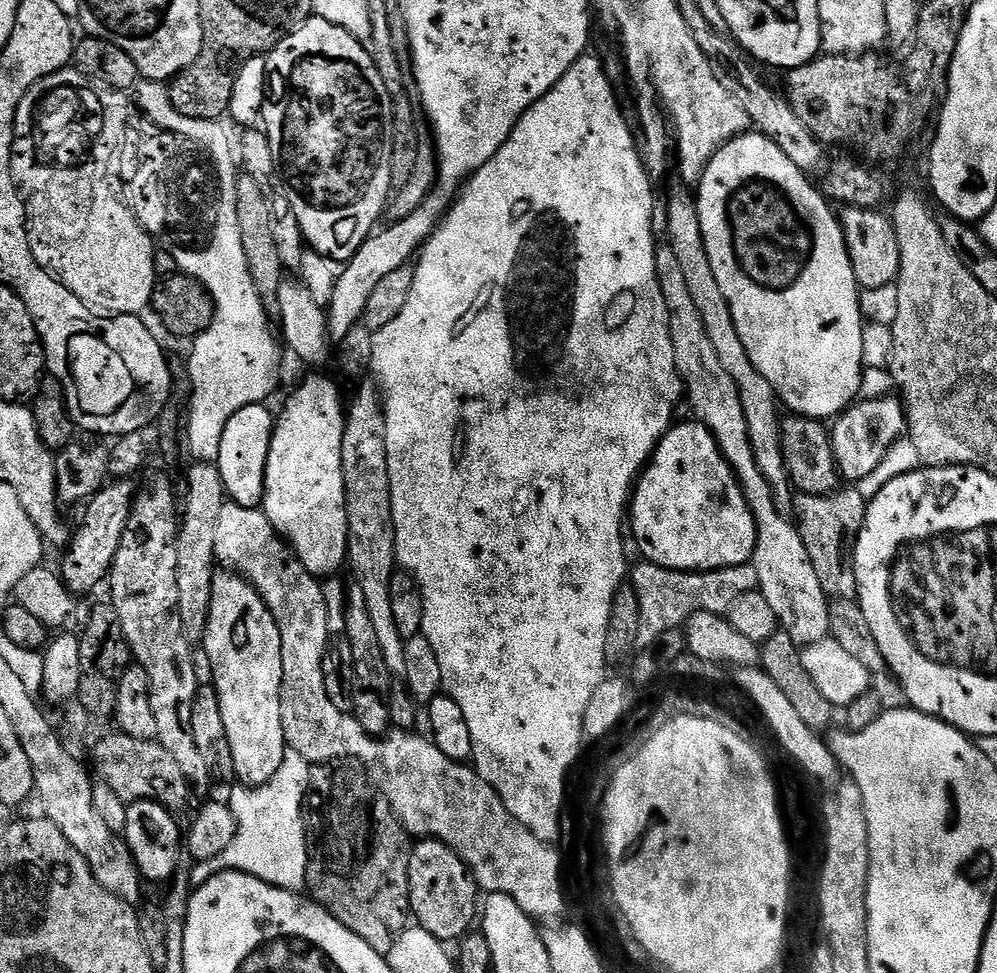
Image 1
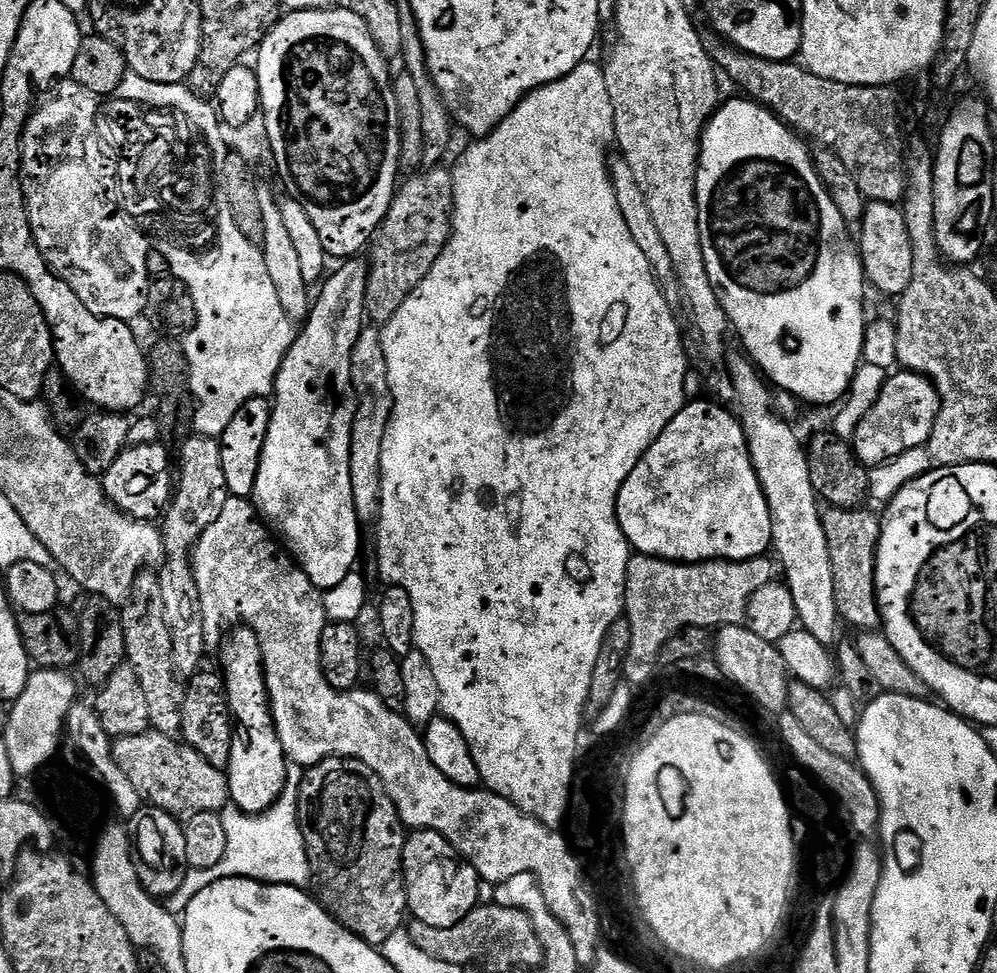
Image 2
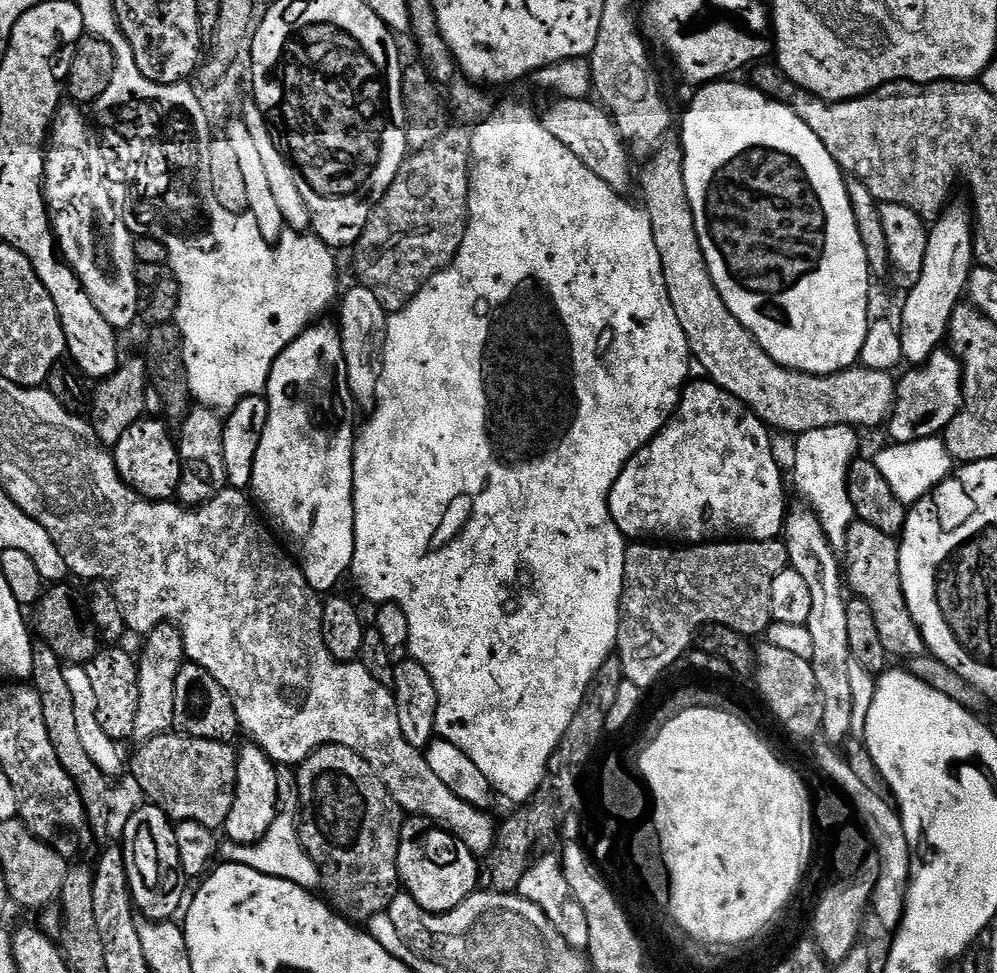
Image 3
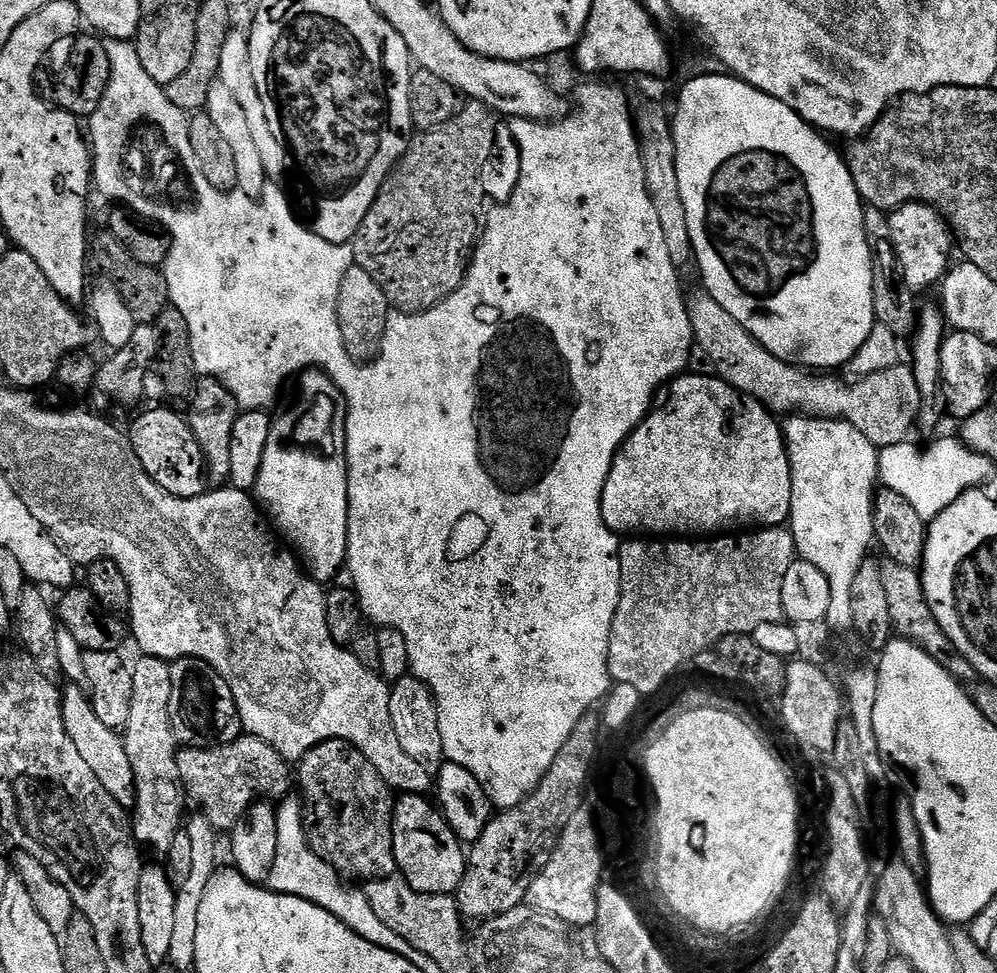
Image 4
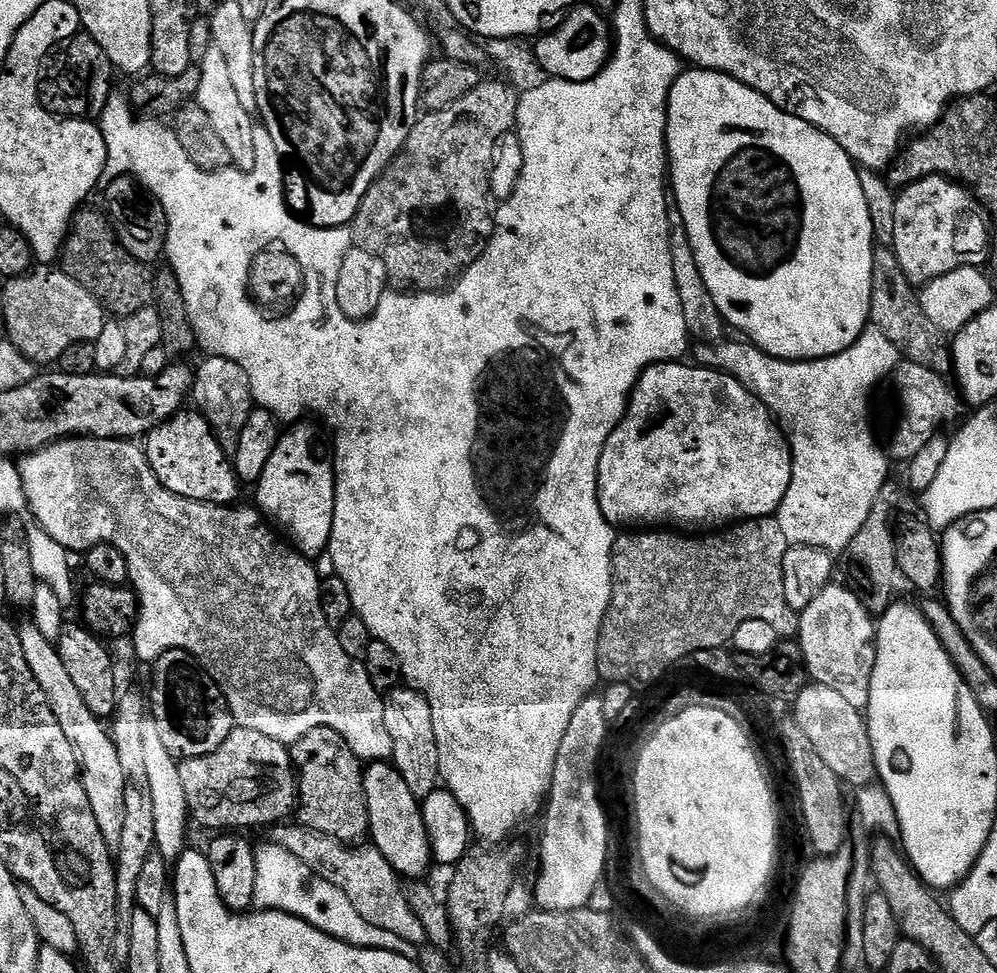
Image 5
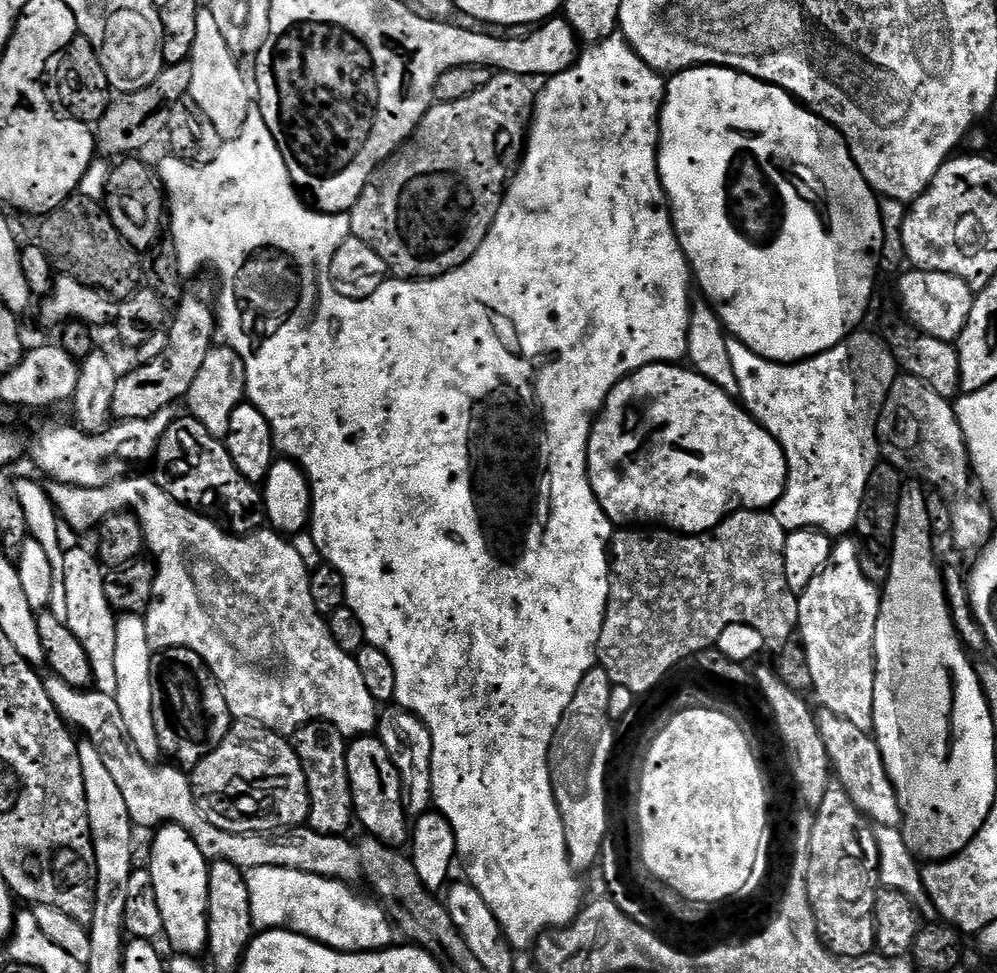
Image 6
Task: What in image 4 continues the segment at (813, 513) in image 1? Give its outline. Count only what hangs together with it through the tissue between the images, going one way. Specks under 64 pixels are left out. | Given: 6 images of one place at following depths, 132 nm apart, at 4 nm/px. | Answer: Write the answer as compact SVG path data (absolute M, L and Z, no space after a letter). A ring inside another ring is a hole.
M885 559L883 563L884 565L882 563L879 565L878 571L882 590L886 590L886 603L890 606L890 622L893 633L901 640L909 640L911 644L917 644L923 652L938 662L938 666L945 668L957 680L961 682L975 681L977 675L974 666L970 666L970 662L966 662L966 658L962 658L962 654L954 646L954 642L950 642L950 638L946 638L946 632L942 630L942 626L938 626L938 620L934 618L934 614L930 610L930 602L926 602L921 573L915 568L898 566L898 562L890 559Z

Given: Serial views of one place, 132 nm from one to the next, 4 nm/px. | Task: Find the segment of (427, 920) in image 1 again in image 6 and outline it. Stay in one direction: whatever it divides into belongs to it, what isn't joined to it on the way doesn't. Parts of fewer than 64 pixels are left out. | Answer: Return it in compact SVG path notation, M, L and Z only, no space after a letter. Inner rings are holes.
M379 735L357 736L347 745L346 766L350 774L350 790L355 819L369 836L384 844L404 846L410 840L410 816L406 811L406 789L398 770Z

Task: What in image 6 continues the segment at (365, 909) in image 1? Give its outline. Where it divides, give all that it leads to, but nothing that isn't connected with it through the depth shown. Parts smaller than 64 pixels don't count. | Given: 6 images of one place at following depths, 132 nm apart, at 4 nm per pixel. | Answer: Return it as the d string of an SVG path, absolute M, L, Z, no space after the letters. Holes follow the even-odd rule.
M314 720L310 724L303 724L294 733L294 747L298 758L304 762L304 773L312 803L308 811L307 827L322 834L347 833L347 828L354 824L354 809L350 774L346 766L346 737L333 724L327 724L324 720Z

